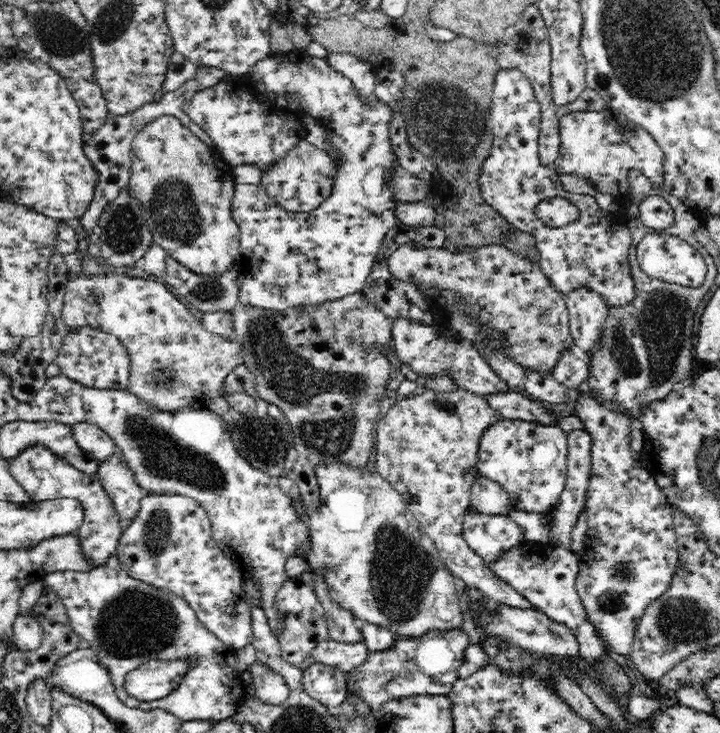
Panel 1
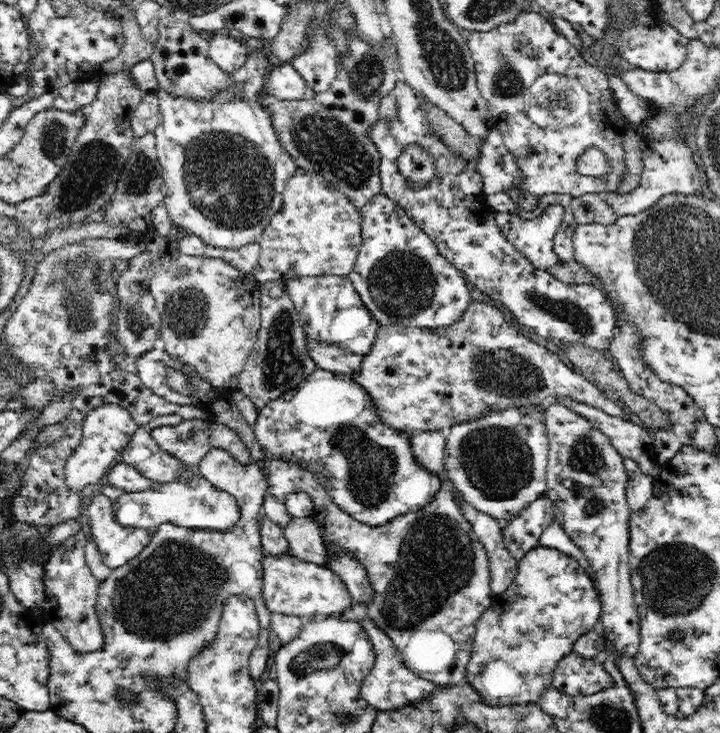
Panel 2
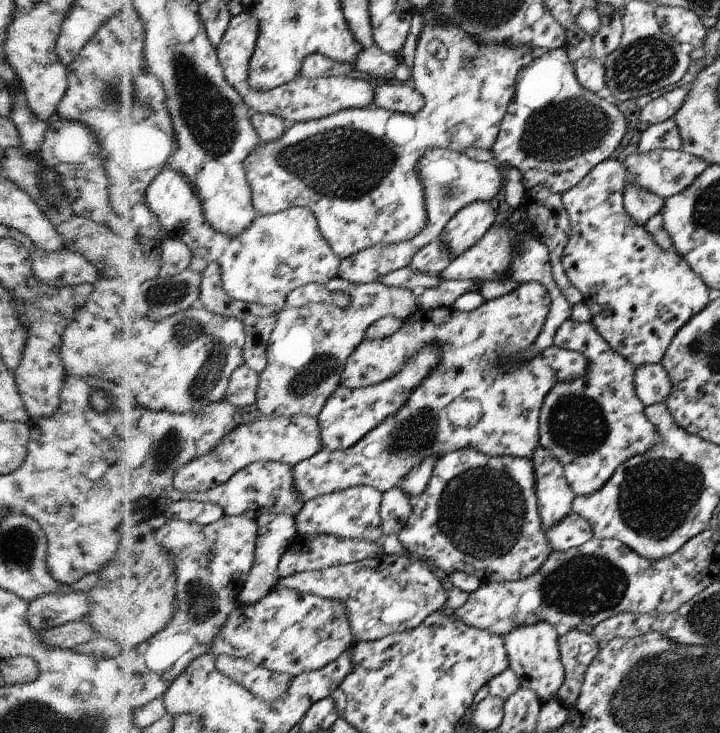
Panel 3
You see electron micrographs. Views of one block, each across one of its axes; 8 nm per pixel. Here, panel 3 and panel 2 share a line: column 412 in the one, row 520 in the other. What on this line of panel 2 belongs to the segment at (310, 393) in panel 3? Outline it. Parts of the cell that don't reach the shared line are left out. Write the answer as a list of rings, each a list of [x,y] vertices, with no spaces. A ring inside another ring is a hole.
[[[291,518],[283,528],[288,540],[289,553],[303,560],[318,565],[326,565],[326,549],[322,545],[322,532],[314,518]]]

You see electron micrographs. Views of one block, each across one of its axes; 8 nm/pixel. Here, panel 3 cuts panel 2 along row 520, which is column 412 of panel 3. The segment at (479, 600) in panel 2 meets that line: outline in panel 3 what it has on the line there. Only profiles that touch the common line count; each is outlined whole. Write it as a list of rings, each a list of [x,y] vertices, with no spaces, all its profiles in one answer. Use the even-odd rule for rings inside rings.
[[[535,281],[521,283],[507,295],[485,300],[481,306],[469,312],[458,311],[454,306],[417,311],[402,320],[397,332],[382,339],[365,339],[349,357],[344,370],[342,386],[351,389],[365,389],[368,386],[395,377],[405,364],[415,357],[426,345],[438,345],[439,362],[405,399],[404,405],[391,416],[383,419],[369,434],[355,446],[344,451],[330,451],[323,448],[315,456],[300,462],[294,468],[296,487],[307,501],[327,493],[345,490],[354,486],[369,485],[385,493],[392,489],[427,457],[441,457],[461,449],[473,449],[484,455],[496,457],[507,455],[531,460],[533,449],[539,446],[540,408],[547,394],[557,381],[570,381],[582,377],[588,364],[582,354],[556,347],[551,344],[544,354],[529,357],[522,365],[502,369],[504,357],[527,351],[536,342],[543,328],[551,296],[547,288]]]

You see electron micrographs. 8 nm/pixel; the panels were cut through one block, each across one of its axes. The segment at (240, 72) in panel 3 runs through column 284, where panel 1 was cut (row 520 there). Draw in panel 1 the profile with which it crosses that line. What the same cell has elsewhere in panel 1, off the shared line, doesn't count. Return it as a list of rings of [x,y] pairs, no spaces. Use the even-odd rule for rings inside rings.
[[[43,446],[28,448],[17,458],[8,461],[8,464],[12,476],[27,492],[28,502],[42,503],[44,500],[58,498],[77,498],[82,501],[84,524],[78,530],[77,539],[81,556],[92,569],[104,566],[109,558],[116,556],[124,526],[119,522],[118,513],[96,475],[80,472]]]

